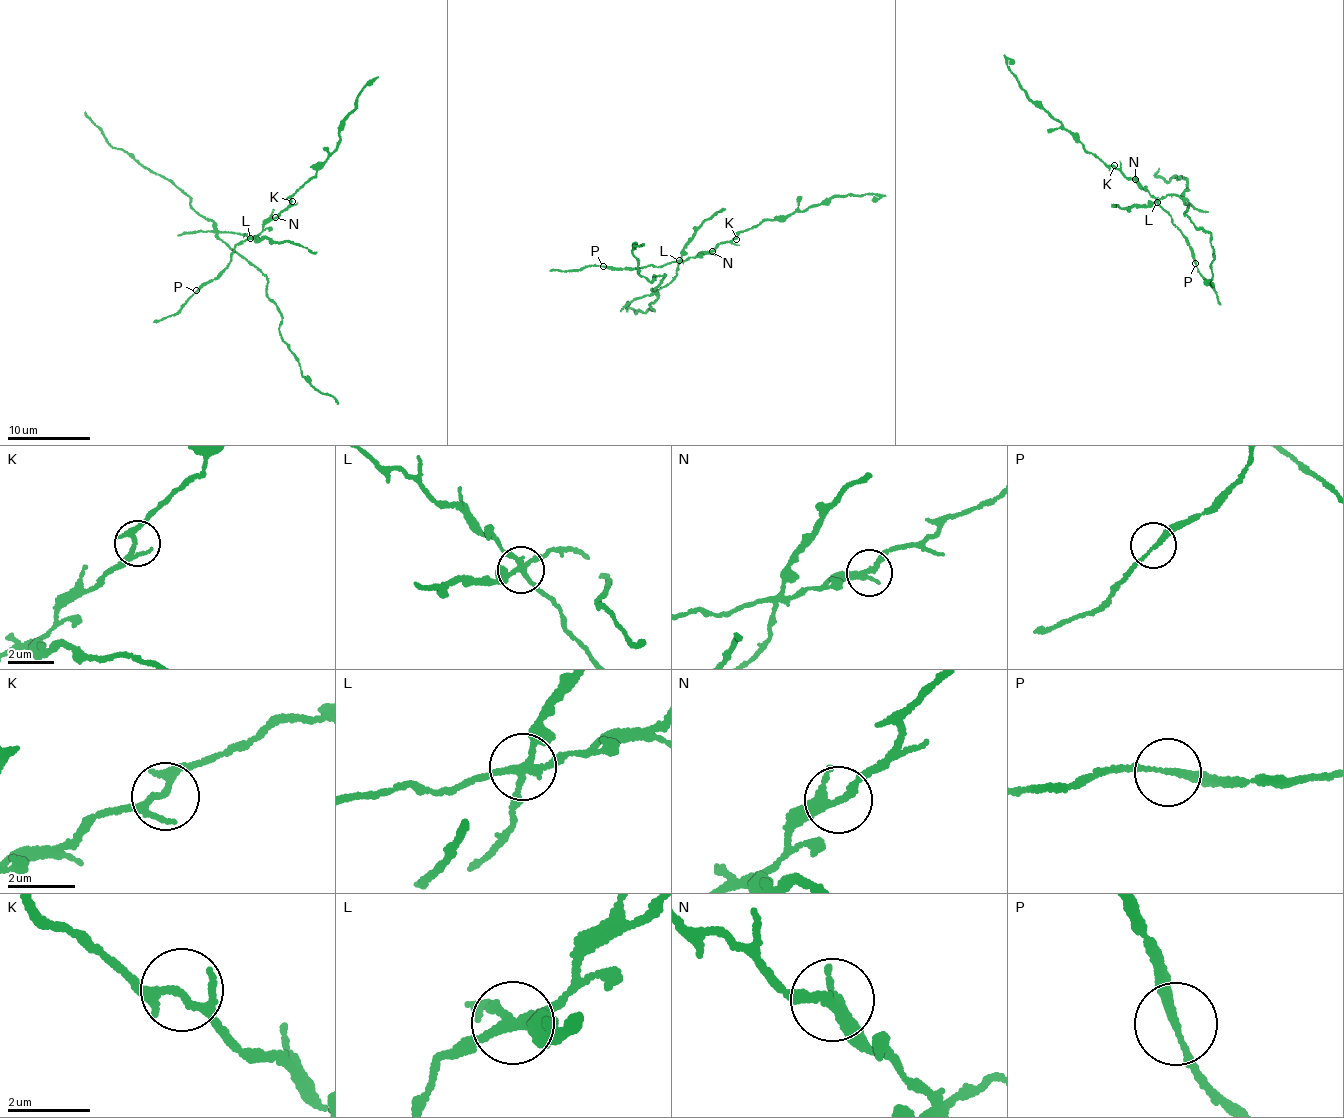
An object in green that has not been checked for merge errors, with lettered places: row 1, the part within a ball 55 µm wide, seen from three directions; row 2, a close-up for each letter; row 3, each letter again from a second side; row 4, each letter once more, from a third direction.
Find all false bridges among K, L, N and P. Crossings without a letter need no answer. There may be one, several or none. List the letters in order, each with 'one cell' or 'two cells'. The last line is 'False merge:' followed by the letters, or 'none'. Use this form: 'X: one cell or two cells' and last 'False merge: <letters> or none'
K: one cell
L: two cells
N: one cell
P: one cell
False merge: L

